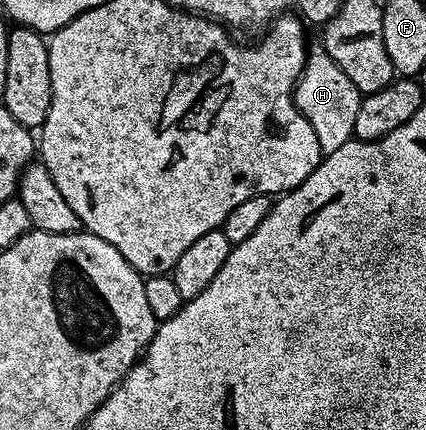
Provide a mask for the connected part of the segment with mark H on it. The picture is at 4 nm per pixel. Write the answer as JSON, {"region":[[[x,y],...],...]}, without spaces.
{"region":[[[316,46],[309,51],[308,61],[304,63],[304,72],[296,83],[296,105],[302,115],[316,128],[318,146],[321,153],[327,154],[338,150],[347,140],[353,139],[354,118],[358,114],[358,104],[362,94],[356,90],[354,82],[346,78],[338,62],[330,58],[323,46]]]}

